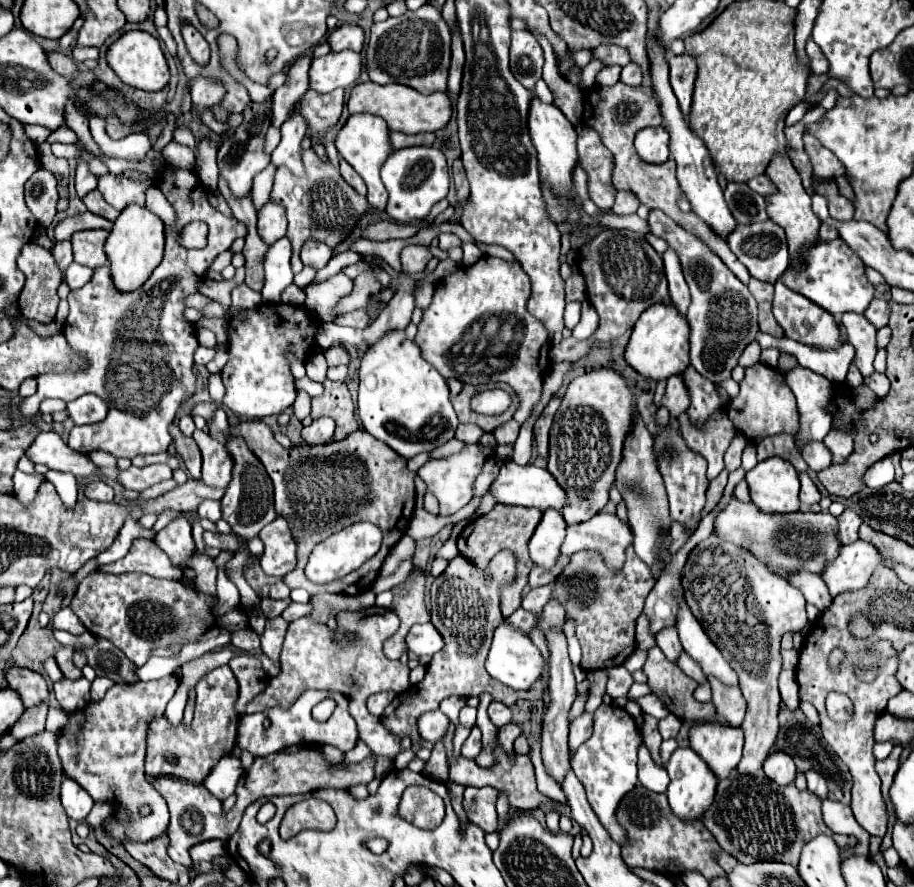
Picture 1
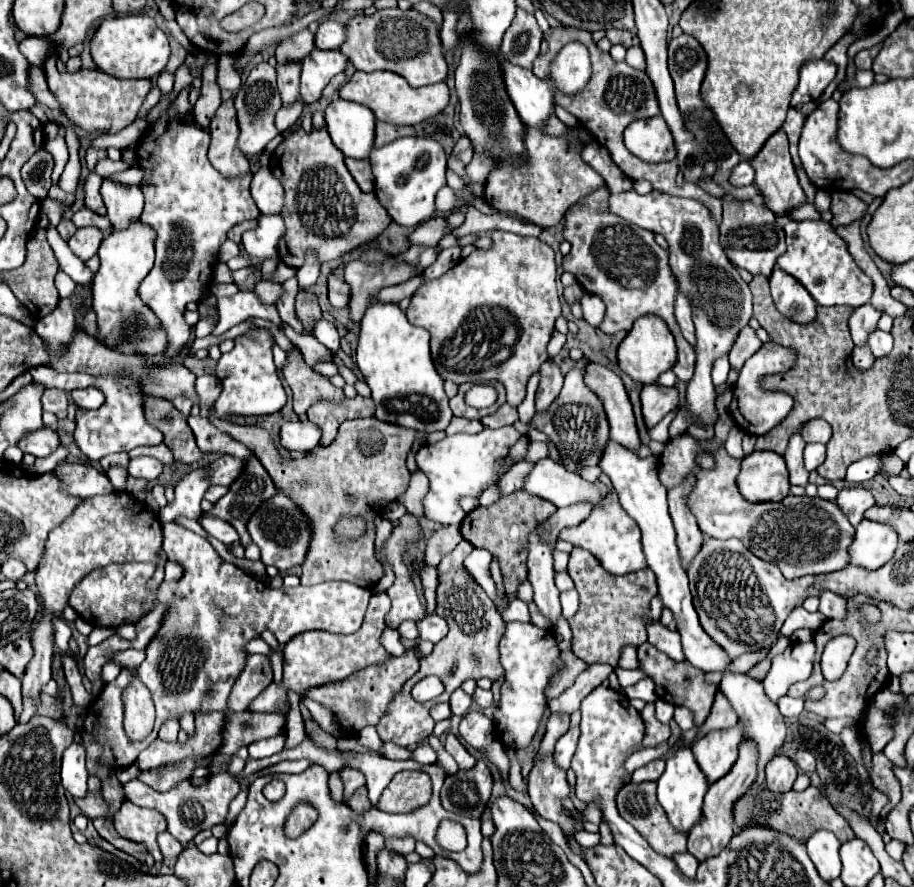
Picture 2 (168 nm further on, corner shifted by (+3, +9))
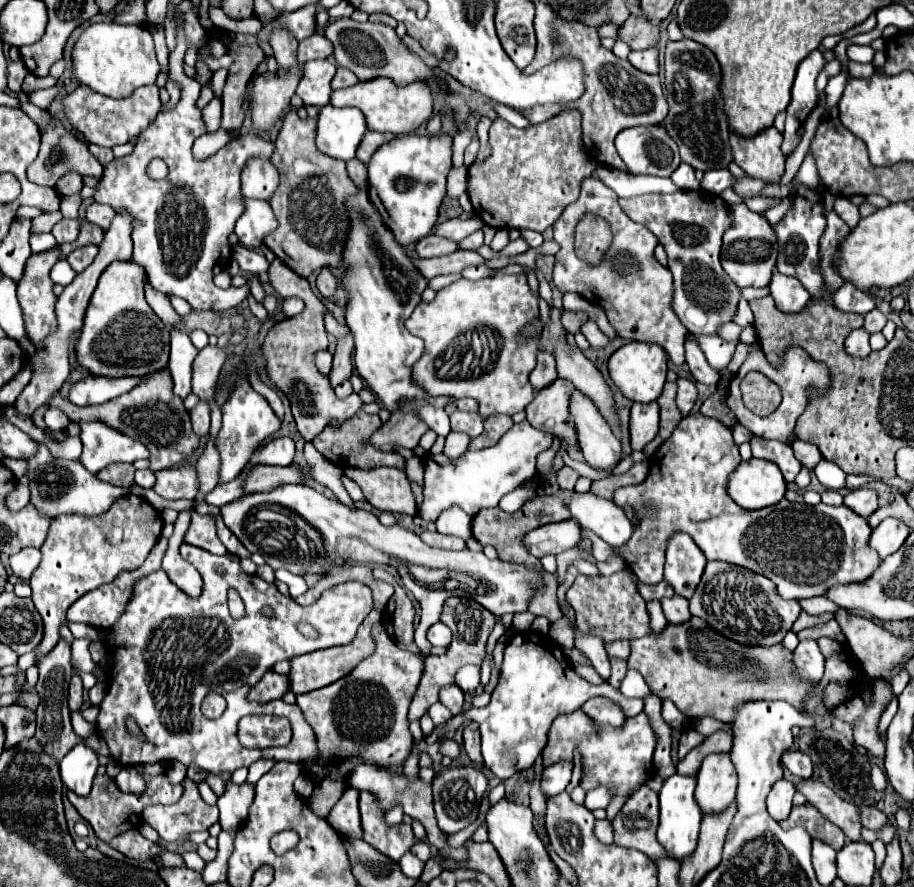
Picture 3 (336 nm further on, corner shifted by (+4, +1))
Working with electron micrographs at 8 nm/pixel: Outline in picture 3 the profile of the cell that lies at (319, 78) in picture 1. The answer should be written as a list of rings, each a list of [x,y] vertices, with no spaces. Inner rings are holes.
[[[310,60],[304,64],[304,76],[296,88],[304,106],[326,106],[330,104],[330,82],[336,74],[336,64],[328,60]]]

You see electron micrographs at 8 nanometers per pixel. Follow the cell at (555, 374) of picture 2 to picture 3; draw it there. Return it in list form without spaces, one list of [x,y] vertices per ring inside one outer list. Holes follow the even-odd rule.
[[[540,350],[538,352],[538,364],[532,370],[532,374],[530,374],[530,384],[532,384],[534,392],[540,392],[540,388],[546,388],[556,378],[558,378],[558,372],[556,372],[554,356],[550,352]]]

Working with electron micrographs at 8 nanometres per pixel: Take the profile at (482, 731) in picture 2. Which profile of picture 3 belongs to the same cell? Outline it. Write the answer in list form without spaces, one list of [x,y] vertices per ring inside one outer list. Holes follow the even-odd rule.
[[[470,722],[464,728],[464,750],[470,756],[472,764],[476,764],[476,766],[482,766],[484,764],[482,754],[480,754],[480,730],[478,730],[478,724],[476,722]]]

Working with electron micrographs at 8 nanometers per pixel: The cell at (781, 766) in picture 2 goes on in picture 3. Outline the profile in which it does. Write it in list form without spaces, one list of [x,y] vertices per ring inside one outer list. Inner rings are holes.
[[[780,778],[780,780],[772,786],[766,804],[768,804],[768,812],[770,812],[770,816],[772,816],[774,820],[784,820],[784,818],[790,814],[794,792],[796,792],[794,784],[792,784],[790,780],[786,780],[786,778]]]

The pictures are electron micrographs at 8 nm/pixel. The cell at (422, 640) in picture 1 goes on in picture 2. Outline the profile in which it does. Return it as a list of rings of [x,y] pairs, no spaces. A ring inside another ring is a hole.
[[[437,614],[425,616],[423,620],[419,620],[417,628],[419,628],[421,640],[429,640],[429,642],[433,642],[433,644],[437,644],[437,642],[439,642],[441,638],[445,638],[447,632],[449,632],[447,622],[445,622],[441,616],[437,616]]]

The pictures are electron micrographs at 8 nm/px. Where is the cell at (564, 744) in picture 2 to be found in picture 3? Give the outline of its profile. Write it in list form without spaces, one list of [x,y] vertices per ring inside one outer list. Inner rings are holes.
[[[562,760],[556,762],[548,768],[544,768],[544,776],[542,776],[542,792],[546,796],[554,796],[566,790],[566,786],[570,784],[572,778],[572,768],[574,764],[570,760]]]

